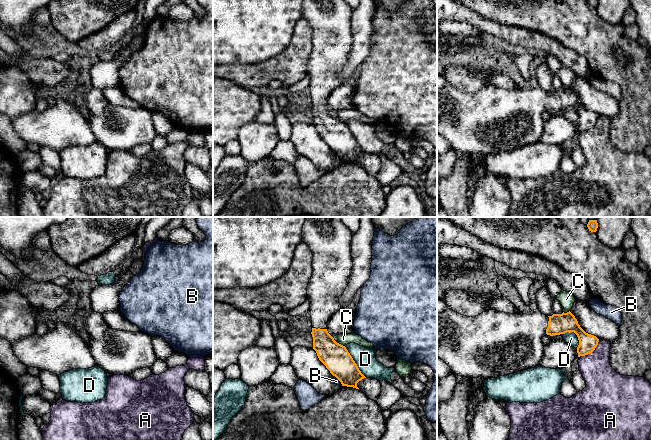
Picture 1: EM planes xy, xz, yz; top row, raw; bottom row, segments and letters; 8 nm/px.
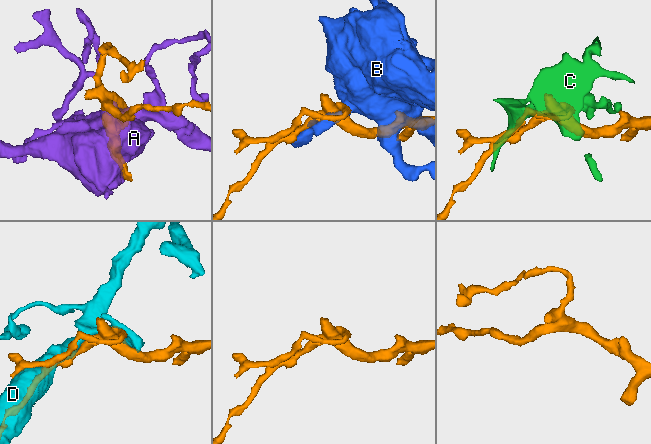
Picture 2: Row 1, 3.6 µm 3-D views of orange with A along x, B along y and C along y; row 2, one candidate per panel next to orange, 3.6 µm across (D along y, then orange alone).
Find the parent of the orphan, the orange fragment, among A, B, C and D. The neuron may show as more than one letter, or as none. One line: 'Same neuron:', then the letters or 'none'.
Same neuron: none

